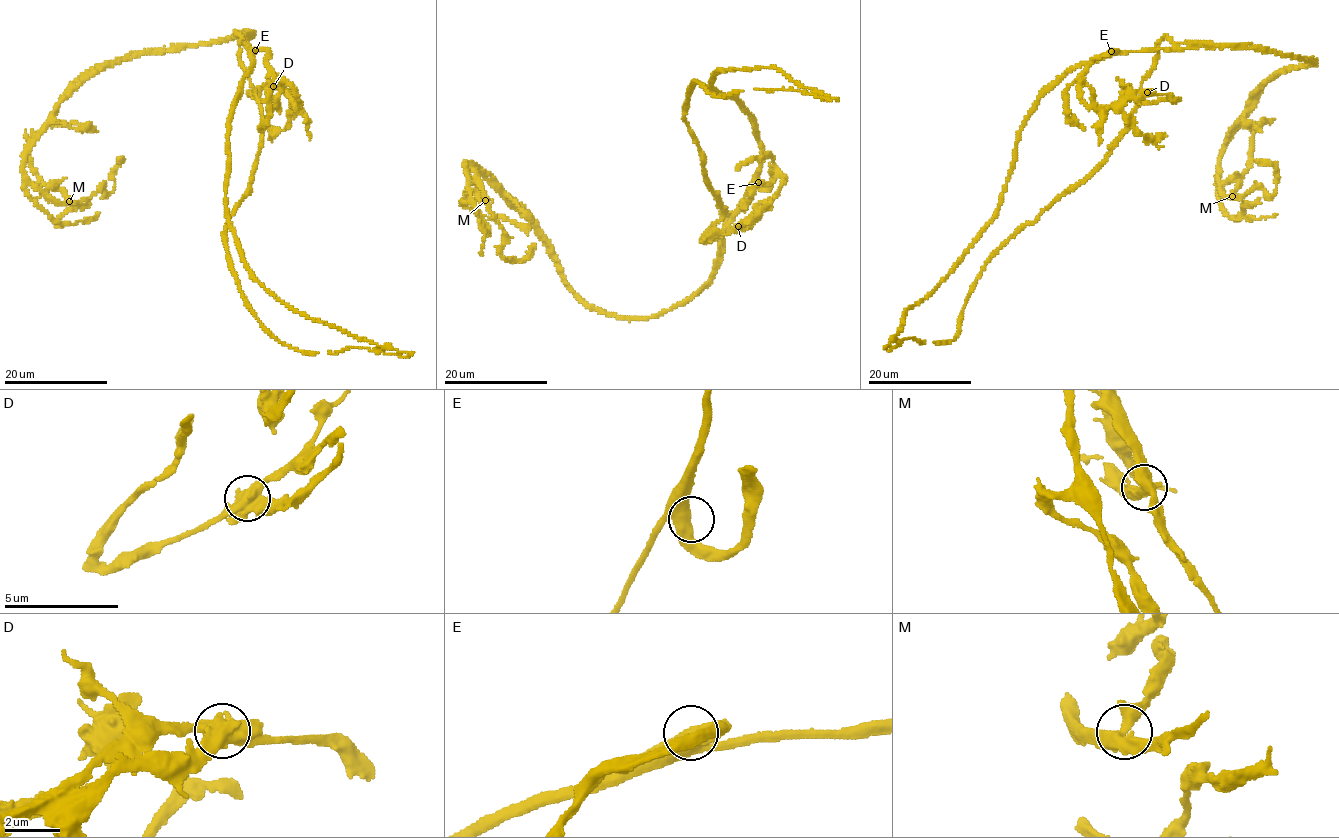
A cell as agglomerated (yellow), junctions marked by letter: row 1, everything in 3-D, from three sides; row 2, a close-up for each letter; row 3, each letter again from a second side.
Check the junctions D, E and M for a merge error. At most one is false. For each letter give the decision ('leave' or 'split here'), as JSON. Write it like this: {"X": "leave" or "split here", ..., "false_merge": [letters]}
{"D": "split here", "E": "leave", "M": "leave", "false_merge": ["D"]}

